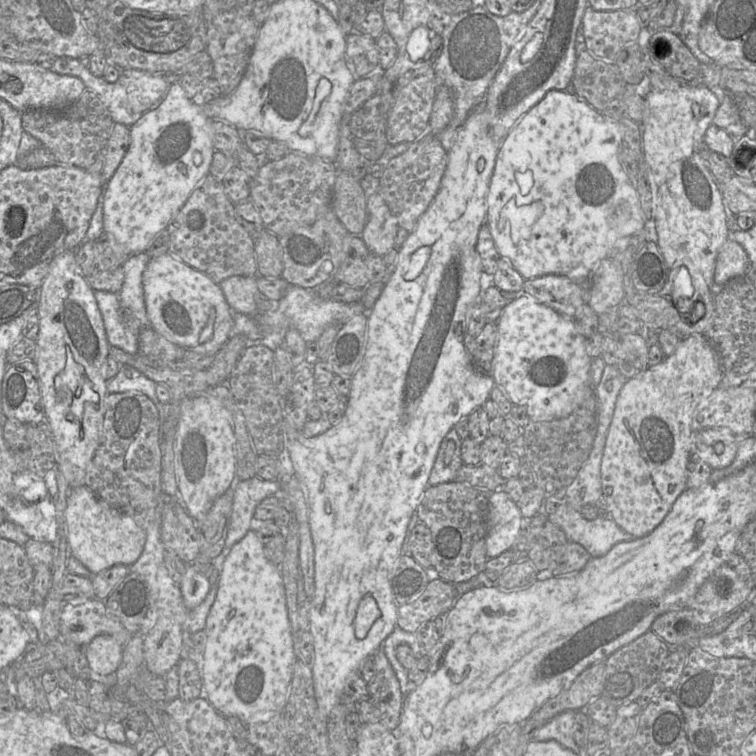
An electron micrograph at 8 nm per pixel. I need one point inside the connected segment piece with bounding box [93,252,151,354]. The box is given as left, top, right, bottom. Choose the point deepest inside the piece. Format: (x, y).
(123, 312)

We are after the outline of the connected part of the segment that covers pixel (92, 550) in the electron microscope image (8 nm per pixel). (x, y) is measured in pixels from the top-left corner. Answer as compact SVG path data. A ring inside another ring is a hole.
M85 486L71 488L64 521L70 554L95 575L117 564L130 566L143 551L145 531L130 516L99 499Z

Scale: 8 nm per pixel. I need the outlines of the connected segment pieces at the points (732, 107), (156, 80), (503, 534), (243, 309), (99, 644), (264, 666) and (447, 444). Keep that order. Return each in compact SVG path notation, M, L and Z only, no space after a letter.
M708 87L719 100L712 124L724 129L731 137L738 138L751 132L743 123L731 94L720 87Z
M121 69L118 80L125 88L129 105L136 114L156 108L170 87L165 74L153 74L139 69Z
M496 490L489 494L486 538L488 559L511 550L521 530L527 528L526 520L528 519L521 515L518 504L504 490Z
M231 276L219 283L219 287L233 312L247 316L258 314L258 276Z
M111 635L95 636L84 647L89 668L100 675L114 673L121 662L123 646Z
M252 530L232 546L223 562L217 594L206 618L204 631L206 644L201 660L202 696L223 716L235 716L246 725L267 722L279 714L287 702L292 679L294 638L279 566L265 557L263 544Z
M455 427L444 437L437 452L437 456L429 475L429 486L456 480L458 470L462 467L461 458L462 439Z

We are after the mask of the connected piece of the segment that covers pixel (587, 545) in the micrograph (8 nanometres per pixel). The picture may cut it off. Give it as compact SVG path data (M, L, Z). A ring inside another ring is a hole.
M564 500L557 510L553 514L547 515L547 517L549 521L564 531L568 541L582 545L592 558L604 556L619 542L636 539L631 534L622 530L610 517L597 517L593 520L587 520Z

